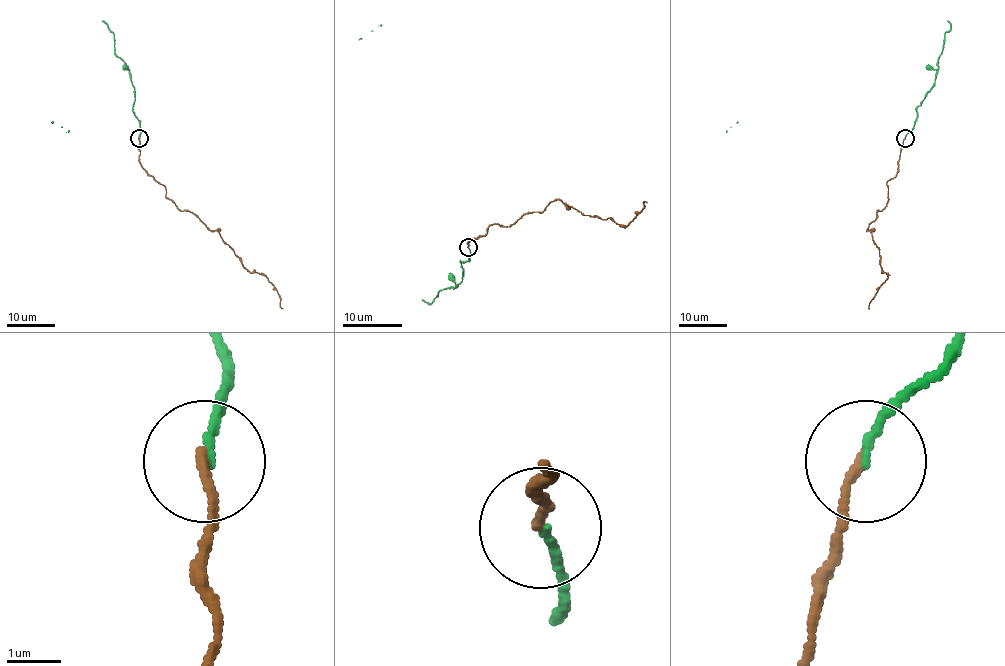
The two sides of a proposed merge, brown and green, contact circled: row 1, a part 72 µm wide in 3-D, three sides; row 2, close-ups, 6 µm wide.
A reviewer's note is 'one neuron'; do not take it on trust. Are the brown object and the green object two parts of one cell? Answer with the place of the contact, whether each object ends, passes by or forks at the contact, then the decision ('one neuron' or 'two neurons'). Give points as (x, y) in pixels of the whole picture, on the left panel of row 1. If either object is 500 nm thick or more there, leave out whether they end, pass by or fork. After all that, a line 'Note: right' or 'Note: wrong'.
(139, 138) | brown ends | green ends | one neuron
Note: right

